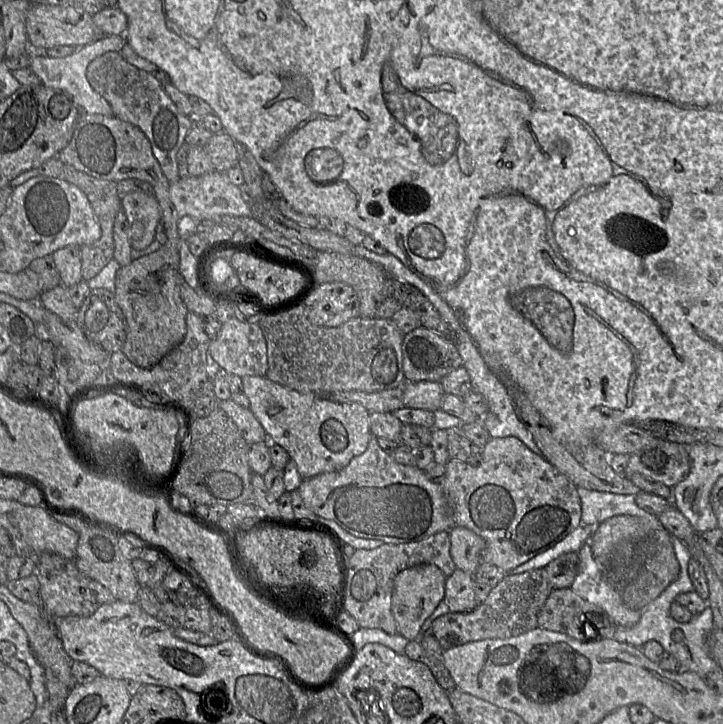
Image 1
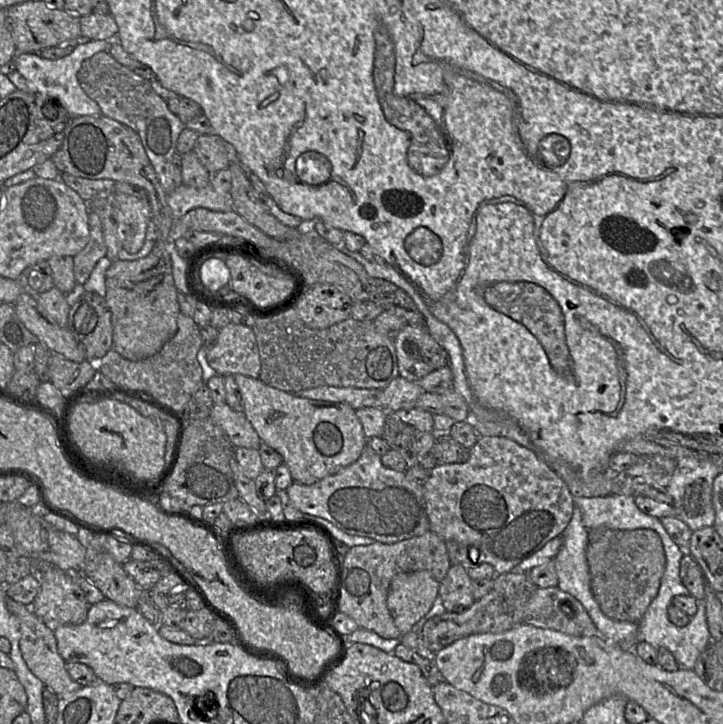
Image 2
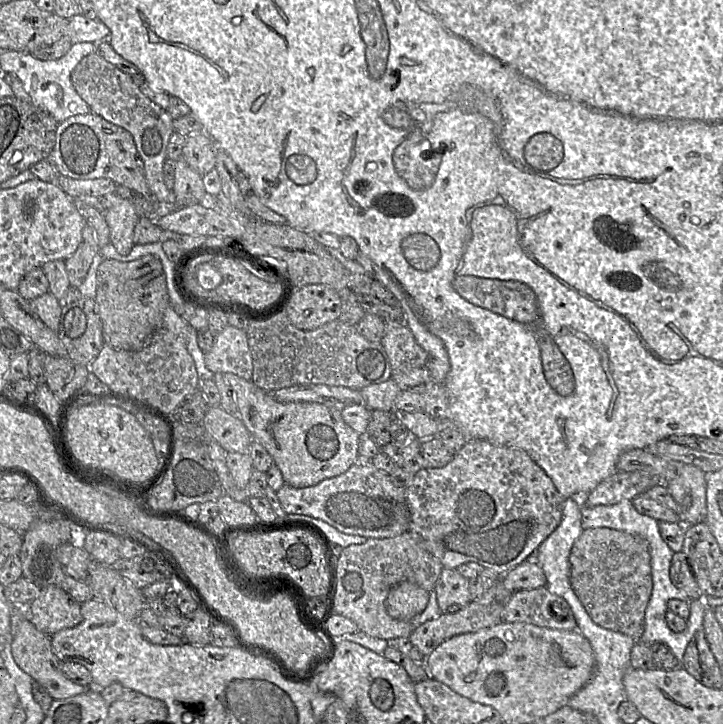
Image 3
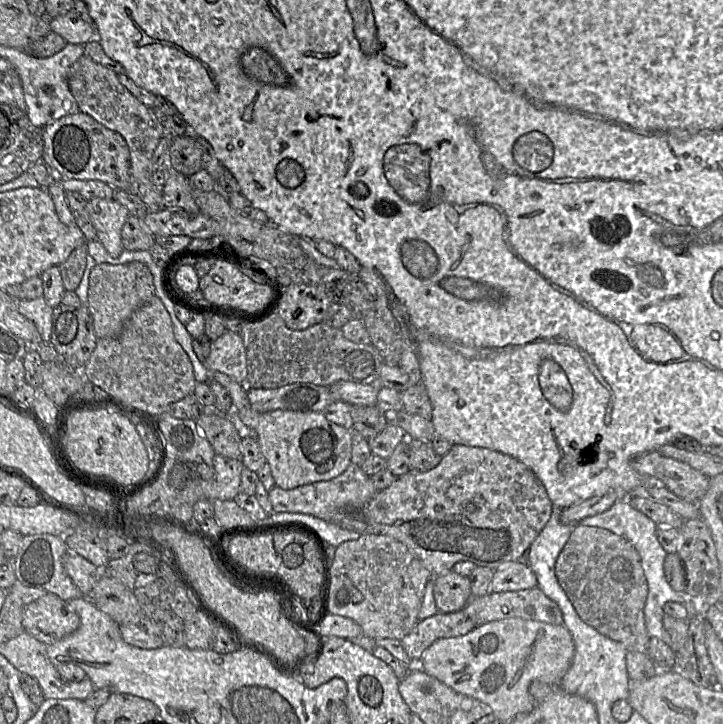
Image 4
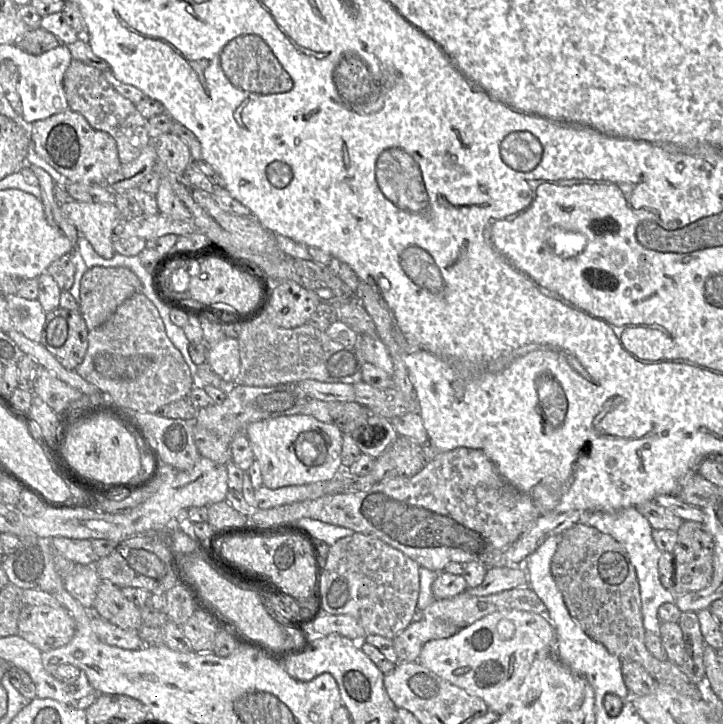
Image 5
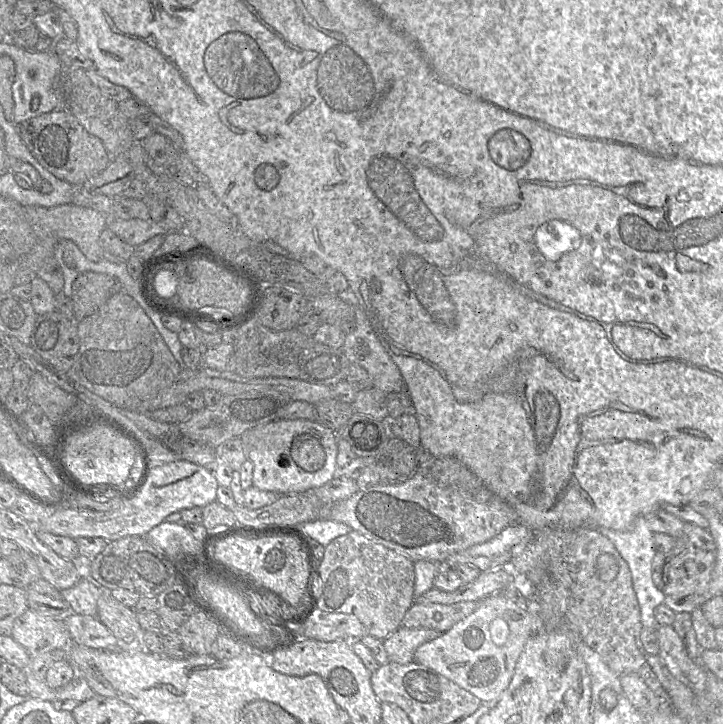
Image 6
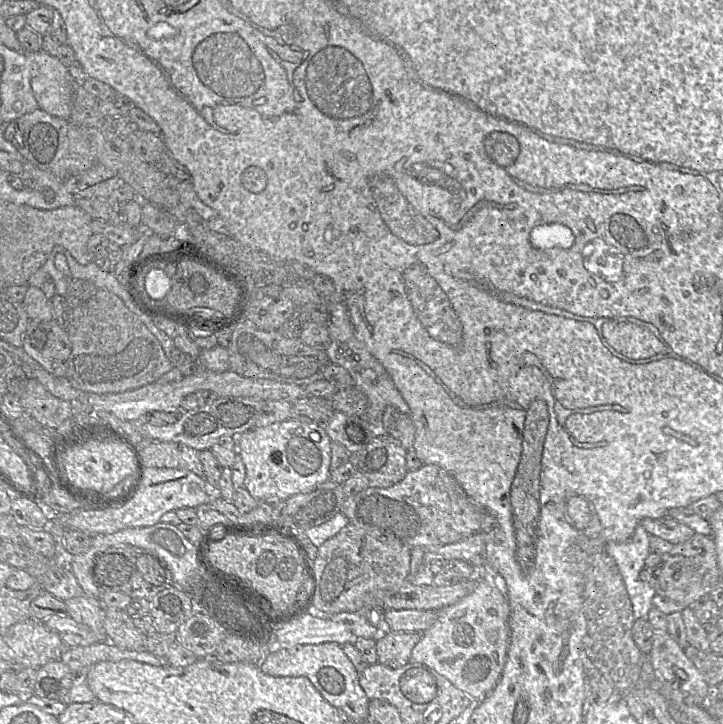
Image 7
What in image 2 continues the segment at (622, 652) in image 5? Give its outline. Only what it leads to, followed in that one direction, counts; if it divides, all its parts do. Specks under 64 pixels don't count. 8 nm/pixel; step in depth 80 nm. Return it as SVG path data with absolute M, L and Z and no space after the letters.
M592 529L588 535L586 562L590 588L601 612L616 621L640 623L657 596L666 565L660 536L650 529Z

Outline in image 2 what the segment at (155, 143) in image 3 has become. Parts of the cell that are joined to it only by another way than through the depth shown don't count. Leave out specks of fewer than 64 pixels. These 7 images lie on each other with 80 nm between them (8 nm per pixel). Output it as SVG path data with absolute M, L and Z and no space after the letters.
M98 52L84 60L77 77L80 87L100 106L103 115L129 126L139 135L163 190L171 193L176 188L172 159L185 122L169 110L148 80L121 65L108 52Z

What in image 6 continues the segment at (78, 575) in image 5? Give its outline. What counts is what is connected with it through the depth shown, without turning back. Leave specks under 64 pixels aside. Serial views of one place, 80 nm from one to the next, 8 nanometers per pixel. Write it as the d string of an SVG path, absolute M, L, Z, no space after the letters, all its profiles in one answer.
M84 575L74 586L62 591L61 594L71 612L79 615L97 616L101 588L87 575Z

